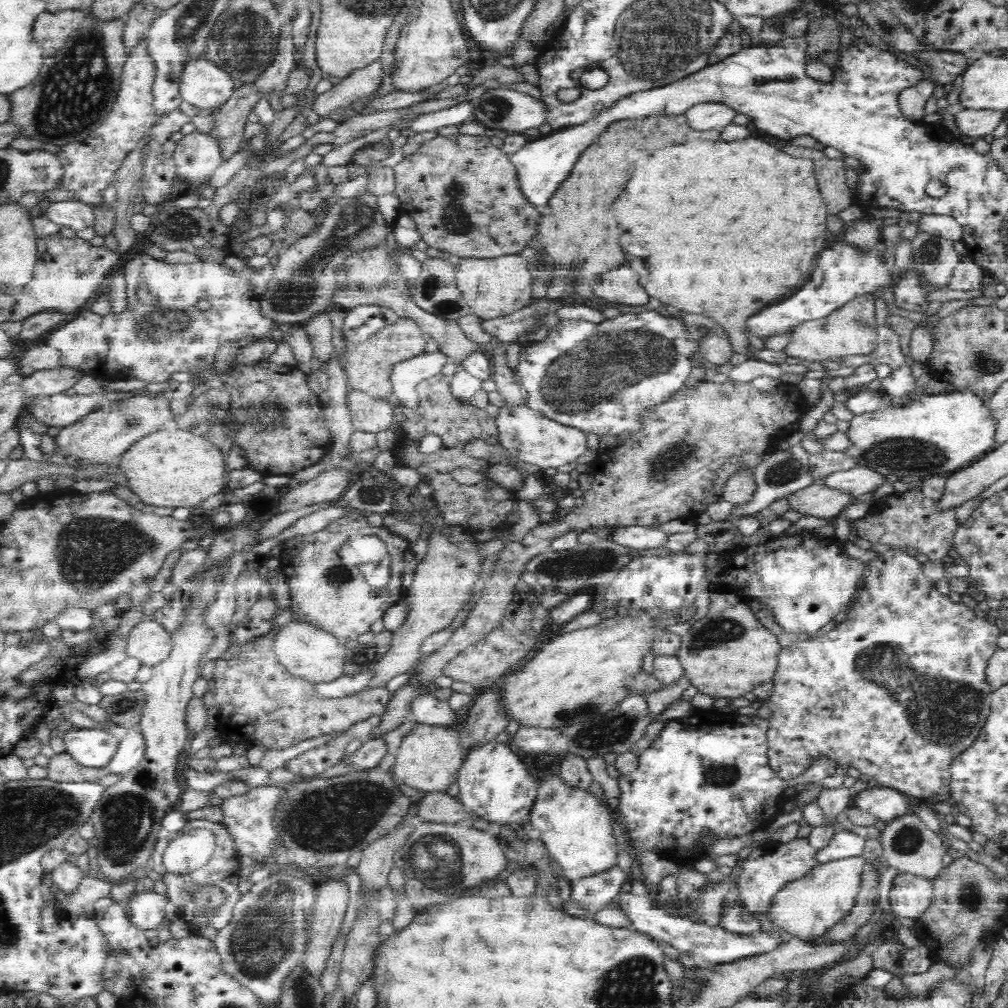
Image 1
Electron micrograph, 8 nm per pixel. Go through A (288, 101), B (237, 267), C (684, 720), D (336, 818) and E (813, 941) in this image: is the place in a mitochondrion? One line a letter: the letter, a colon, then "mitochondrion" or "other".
A: other
B: other
C: other
D: mitochondrion
E: other

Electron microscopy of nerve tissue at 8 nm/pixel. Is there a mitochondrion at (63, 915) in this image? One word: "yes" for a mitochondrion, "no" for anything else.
no

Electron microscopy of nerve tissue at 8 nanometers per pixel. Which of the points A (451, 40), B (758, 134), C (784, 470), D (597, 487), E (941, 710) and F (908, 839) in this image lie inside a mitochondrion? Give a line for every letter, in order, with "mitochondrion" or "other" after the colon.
A: other
B: other
C: mitochondrion
D: other
E: mitochondrion
F: mitochondrion

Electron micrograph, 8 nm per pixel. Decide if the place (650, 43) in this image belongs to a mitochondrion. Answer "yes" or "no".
yes

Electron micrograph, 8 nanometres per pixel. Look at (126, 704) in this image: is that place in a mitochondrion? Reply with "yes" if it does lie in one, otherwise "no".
yes

